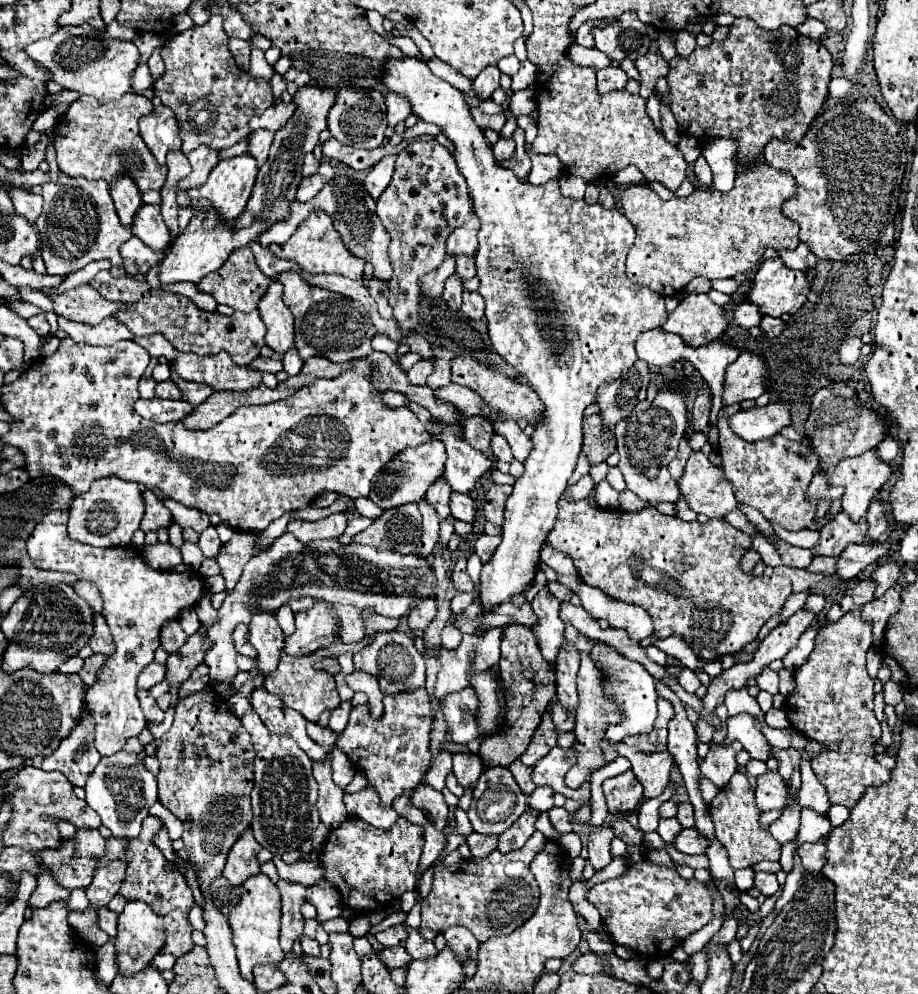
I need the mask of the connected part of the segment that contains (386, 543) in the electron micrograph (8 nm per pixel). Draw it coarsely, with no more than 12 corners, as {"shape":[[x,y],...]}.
{"shape":[[416,503],[384,511],[354,543],[412,553],[420,543]]}

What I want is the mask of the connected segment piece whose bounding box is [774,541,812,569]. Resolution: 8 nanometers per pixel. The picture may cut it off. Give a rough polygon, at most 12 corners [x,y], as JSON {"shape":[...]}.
{"shape":[[774,543],[786,567],[808,567],[808,549]]}

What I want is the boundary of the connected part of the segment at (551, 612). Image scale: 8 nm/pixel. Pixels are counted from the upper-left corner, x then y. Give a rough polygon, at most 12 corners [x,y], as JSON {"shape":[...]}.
{"shape":[[544,587],[532,601],[532,633],[550,667],[564,641],[560,601]]}

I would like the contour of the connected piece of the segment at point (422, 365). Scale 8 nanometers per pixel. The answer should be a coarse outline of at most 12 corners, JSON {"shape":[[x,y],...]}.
{"shape":[[418,361],[406,375],[412,385],[426,385],[430,361]]}

